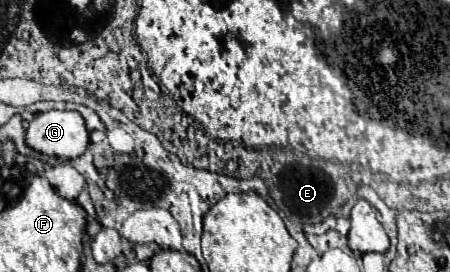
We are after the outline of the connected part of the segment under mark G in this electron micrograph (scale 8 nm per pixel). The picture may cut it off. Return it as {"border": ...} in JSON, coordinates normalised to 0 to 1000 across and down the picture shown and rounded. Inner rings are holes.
{"border":[[[109,404],[60,463],[60,529],[82,559],[162,588],[198,537],[198,478],[171,404]]]}

